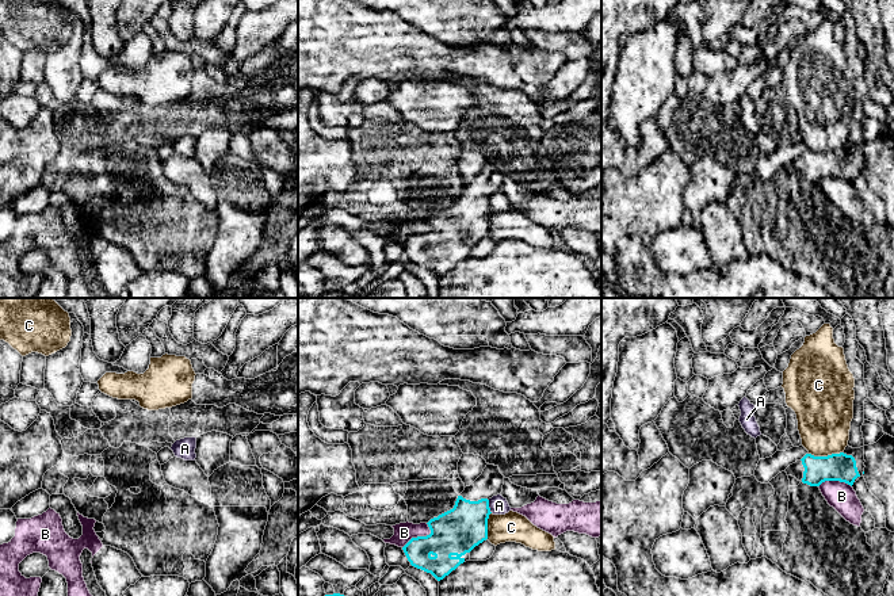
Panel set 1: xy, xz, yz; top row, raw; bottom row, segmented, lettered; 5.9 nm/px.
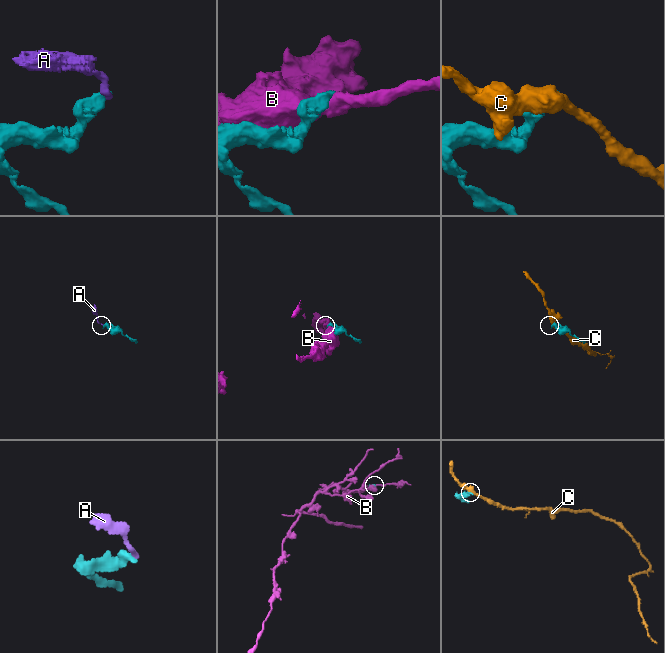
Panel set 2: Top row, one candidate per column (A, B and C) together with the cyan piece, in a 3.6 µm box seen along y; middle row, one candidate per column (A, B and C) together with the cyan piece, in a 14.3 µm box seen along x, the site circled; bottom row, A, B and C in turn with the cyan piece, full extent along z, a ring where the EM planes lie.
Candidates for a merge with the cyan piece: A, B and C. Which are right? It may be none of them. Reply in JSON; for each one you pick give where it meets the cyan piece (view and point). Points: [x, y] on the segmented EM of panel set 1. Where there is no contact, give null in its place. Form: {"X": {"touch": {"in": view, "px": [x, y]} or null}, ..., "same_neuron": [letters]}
{"same_neuron": []}

